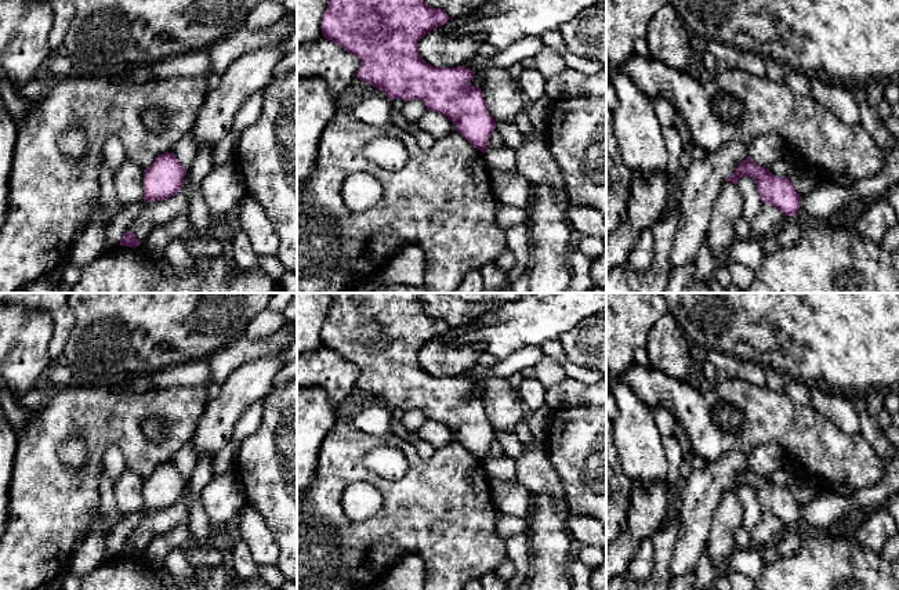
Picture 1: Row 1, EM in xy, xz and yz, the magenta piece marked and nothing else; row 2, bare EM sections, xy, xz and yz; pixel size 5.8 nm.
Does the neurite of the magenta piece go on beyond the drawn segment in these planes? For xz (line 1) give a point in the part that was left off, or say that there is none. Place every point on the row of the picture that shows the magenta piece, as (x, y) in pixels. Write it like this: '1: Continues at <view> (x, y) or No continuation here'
1: No continuation here

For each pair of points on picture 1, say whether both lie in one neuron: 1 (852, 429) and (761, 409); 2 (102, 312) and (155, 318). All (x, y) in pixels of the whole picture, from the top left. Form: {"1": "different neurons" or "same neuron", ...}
{"1": "different neurons", "2": "same neuron"}

